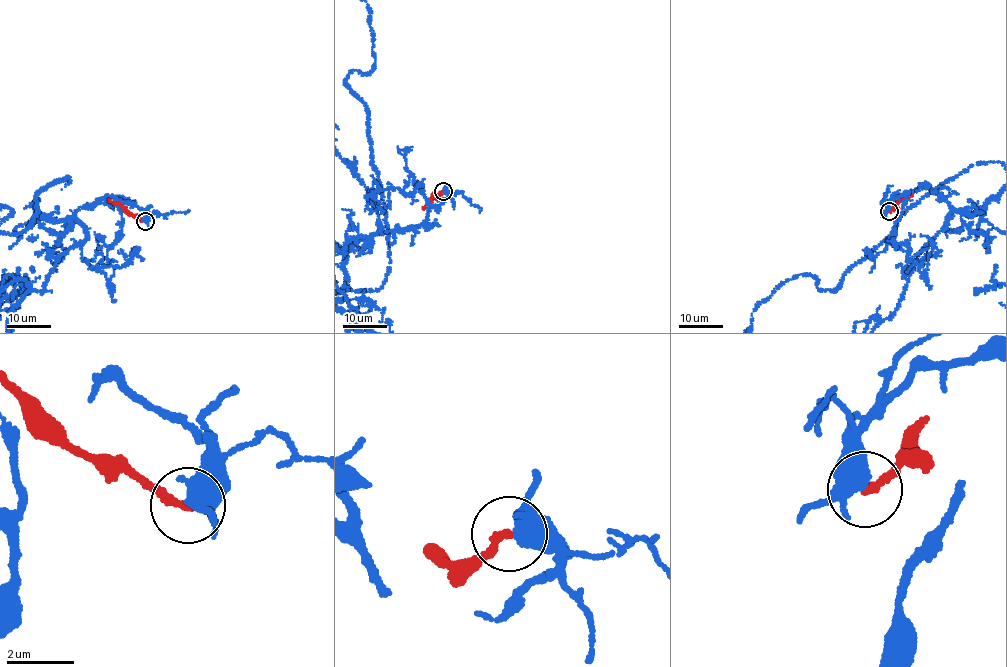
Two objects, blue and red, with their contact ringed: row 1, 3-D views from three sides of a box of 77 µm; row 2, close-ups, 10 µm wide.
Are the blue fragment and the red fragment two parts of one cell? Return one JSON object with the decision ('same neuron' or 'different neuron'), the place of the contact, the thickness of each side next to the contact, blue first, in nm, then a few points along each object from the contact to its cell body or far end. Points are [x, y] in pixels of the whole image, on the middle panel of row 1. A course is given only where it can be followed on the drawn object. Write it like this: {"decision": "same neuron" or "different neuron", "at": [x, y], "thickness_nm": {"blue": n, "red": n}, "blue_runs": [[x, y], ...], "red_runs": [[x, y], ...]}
{"decision": "different neuron", "at": [443, 191], "thickness_nm": {"blue": 420, "red": 260}, "blue_runs": [[443, 191], [423, 223], [354, 241], [347, 288], [390, 266], [345, 82], [373, 68], [372, 31]], "red_runs": [[442, 191], [424, 208]]}

